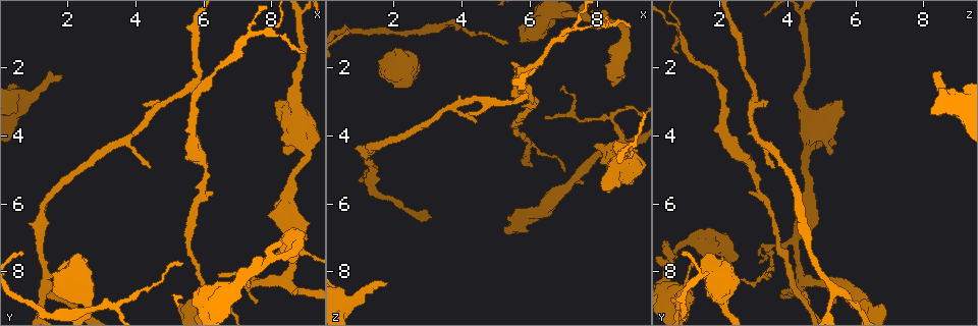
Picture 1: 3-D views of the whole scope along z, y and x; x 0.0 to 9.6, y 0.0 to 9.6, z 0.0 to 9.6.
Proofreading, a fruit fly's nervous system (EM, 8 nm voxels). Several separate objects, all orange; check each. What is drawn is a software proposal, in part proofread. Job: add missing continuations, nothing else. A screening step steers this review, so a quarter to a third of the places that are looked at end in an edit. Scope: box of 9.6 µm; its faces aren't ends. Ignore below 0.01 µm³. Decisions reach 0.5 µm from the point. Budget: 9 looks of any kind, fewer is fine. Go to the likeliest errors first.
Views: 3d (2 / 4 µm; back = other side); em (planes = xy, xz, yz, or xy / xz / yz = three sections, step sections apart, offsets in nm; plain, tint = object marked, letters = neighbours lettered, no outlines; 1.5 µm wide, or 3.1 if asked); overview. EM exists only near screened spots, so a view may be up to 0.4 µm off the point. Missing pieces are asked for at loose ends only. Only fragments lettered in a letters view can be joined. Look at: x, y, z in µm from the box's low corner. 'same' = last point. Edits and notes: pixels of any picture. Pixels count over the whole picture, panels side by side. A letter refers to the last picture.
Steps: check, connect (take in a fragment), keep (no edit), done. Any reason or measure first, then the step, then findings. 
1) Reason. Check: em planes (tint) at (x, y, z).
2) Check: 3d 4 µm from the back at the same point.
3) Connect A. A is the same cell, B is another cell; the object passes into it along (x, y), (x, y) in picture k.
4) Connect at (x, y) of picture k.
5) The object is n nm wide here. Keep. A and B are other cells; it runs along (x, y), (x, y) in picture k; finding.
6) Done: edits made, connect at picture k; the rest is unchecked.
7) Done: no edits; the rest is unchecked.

Free end. Check: em yz step 8 (letters) at (1.75, 2.20, 8.35).

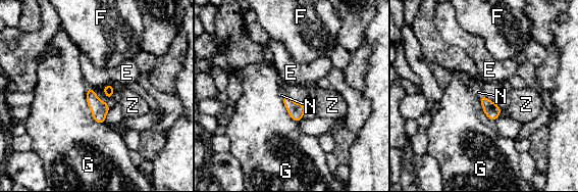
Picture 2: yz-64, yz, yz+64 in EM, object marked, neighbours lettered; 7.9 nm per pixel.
Connect at (282, 89) of picture 2. N is the same cell, E, F, G and Z are other cells; the object passes into it along (296, 110), (283, 96), (282, 89) in picture 2; the cell continues.

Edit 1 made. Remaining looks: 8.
Tapers out. Check: em planes (plain) at (5.40, 7.75, 1.20).

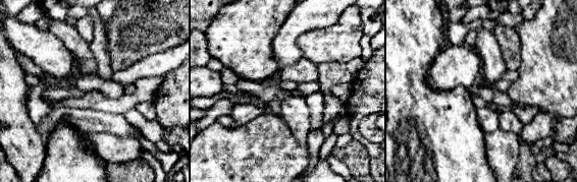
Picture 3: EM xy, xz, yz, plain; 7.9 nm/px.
Check: em planes (letters) at the same point.

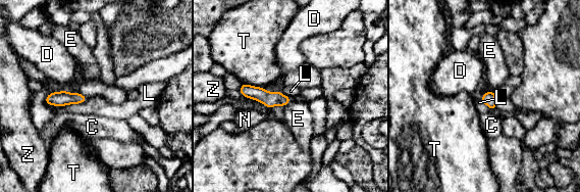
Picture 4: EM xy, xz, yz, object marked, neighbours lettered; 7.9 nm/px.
The object is 100 nm wide here. Keep. C, D, E, L, N, T and Z are other cells; it runs along (243, 89), (269, 99), (286, 100) in picture 4; none of them fits.

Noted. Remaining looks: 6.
Tapers out. Check: 3d 2 µm at (4.40, 4.90, 3.55).

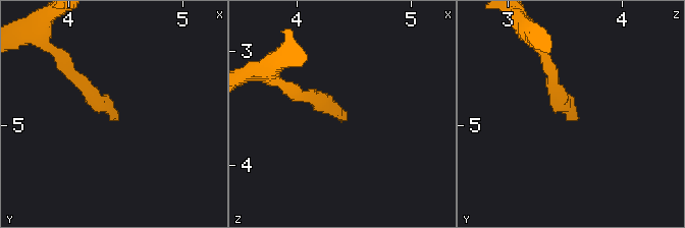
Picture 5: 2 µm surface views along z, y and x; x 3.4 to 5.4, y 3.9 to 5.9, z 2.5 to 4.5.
Shape alone is not enough. Check: em yz step 4 (tint) at (4.44, 4.92, 3.54).

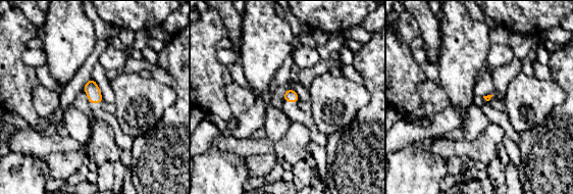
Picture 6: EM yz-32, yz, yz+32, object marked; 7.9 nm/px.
Check: em planes (letters) at the same point.

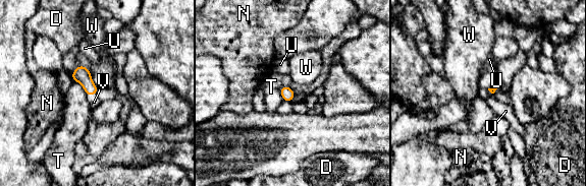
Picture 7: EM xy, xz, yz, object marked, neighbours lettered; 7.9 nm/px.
Connect at (94, 102) of picture 7. V is the same cell, D, N, T, U and W are other cells; the cell continues.

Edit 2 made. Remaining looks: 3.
Done: edits made, connect at picture 2, connect at picture 7; the rest is unchecked.

